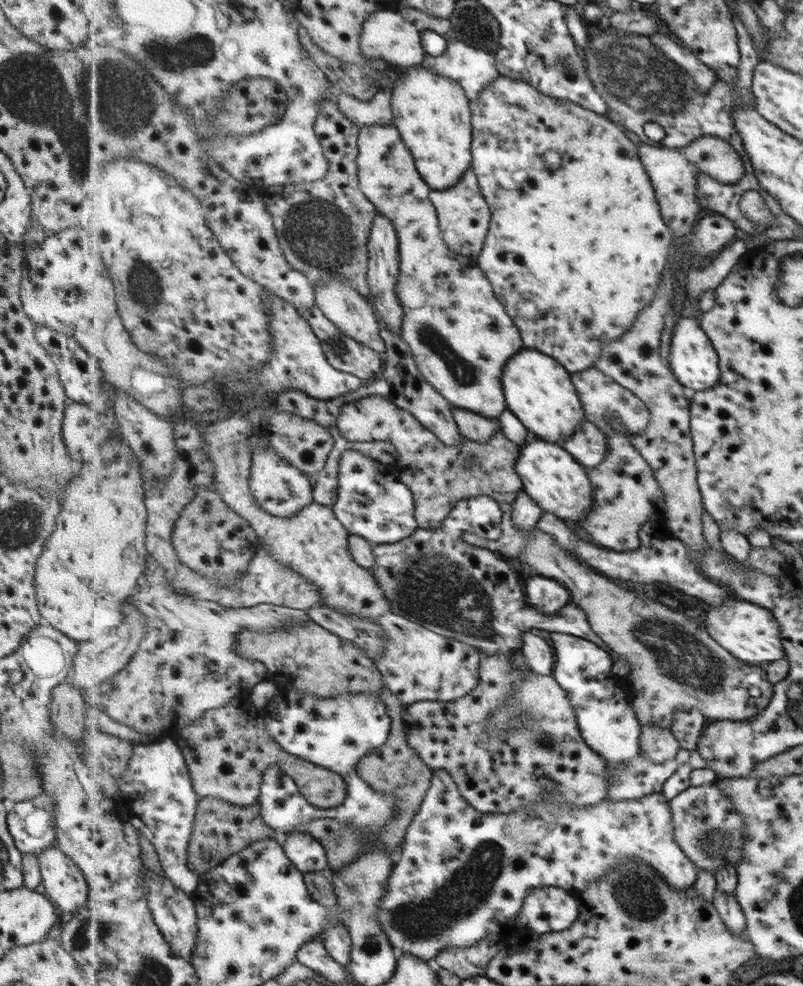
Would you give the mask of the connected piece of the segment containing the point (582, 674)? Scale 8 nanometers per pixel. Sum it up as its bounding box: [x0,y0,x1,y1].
[550,632,680,802]

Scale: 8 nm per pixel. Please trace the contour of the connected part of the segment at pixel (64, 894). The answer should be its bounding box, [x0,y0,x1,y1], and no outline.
[36,845,87,919]

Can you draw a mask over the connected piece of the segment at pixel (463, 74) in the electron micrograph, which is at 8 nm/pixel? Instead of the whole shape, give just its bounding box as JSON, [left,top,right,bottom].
[421,40,502,100]

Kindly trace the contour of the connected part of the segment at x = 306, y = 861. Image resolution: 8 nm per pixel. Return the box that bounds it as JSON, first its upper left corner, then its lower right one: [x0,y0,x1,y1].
[282,832,329,874]

